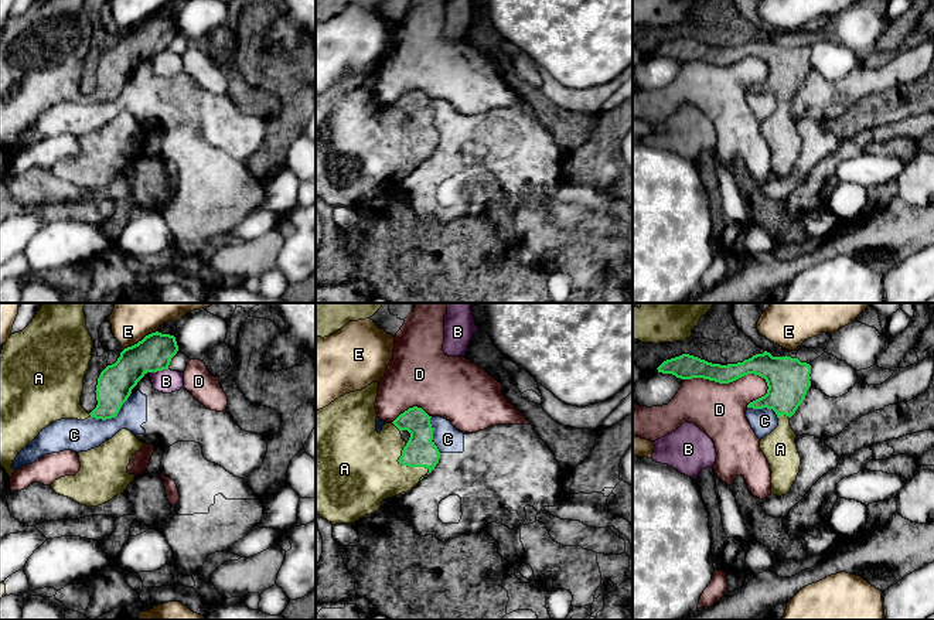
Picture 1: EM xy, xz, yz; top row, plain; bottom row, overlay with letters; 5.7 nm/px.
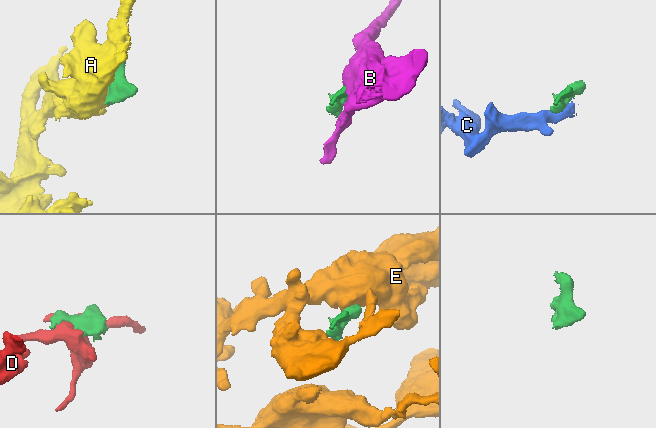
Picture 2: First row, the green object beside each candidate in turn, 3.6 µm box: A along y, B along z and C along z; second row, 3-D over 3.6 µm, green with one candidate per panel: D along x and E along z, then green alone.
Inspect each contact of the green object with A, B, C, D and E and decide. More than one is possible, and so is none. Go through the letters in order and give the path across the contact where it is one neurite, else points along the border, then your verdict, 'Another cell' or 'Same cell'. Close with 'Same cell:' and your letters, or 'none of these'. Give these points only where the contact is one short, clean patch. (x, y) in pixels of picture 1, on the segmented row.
A: Same cell
B: Another cell
C: Boundary: xy (130, 395), (115, 416), (105, 419), (91, 418). Another cell
D: Another cell
E: Boundary: xy (156, 330), (125, 348). Another cell
Same cell: A

